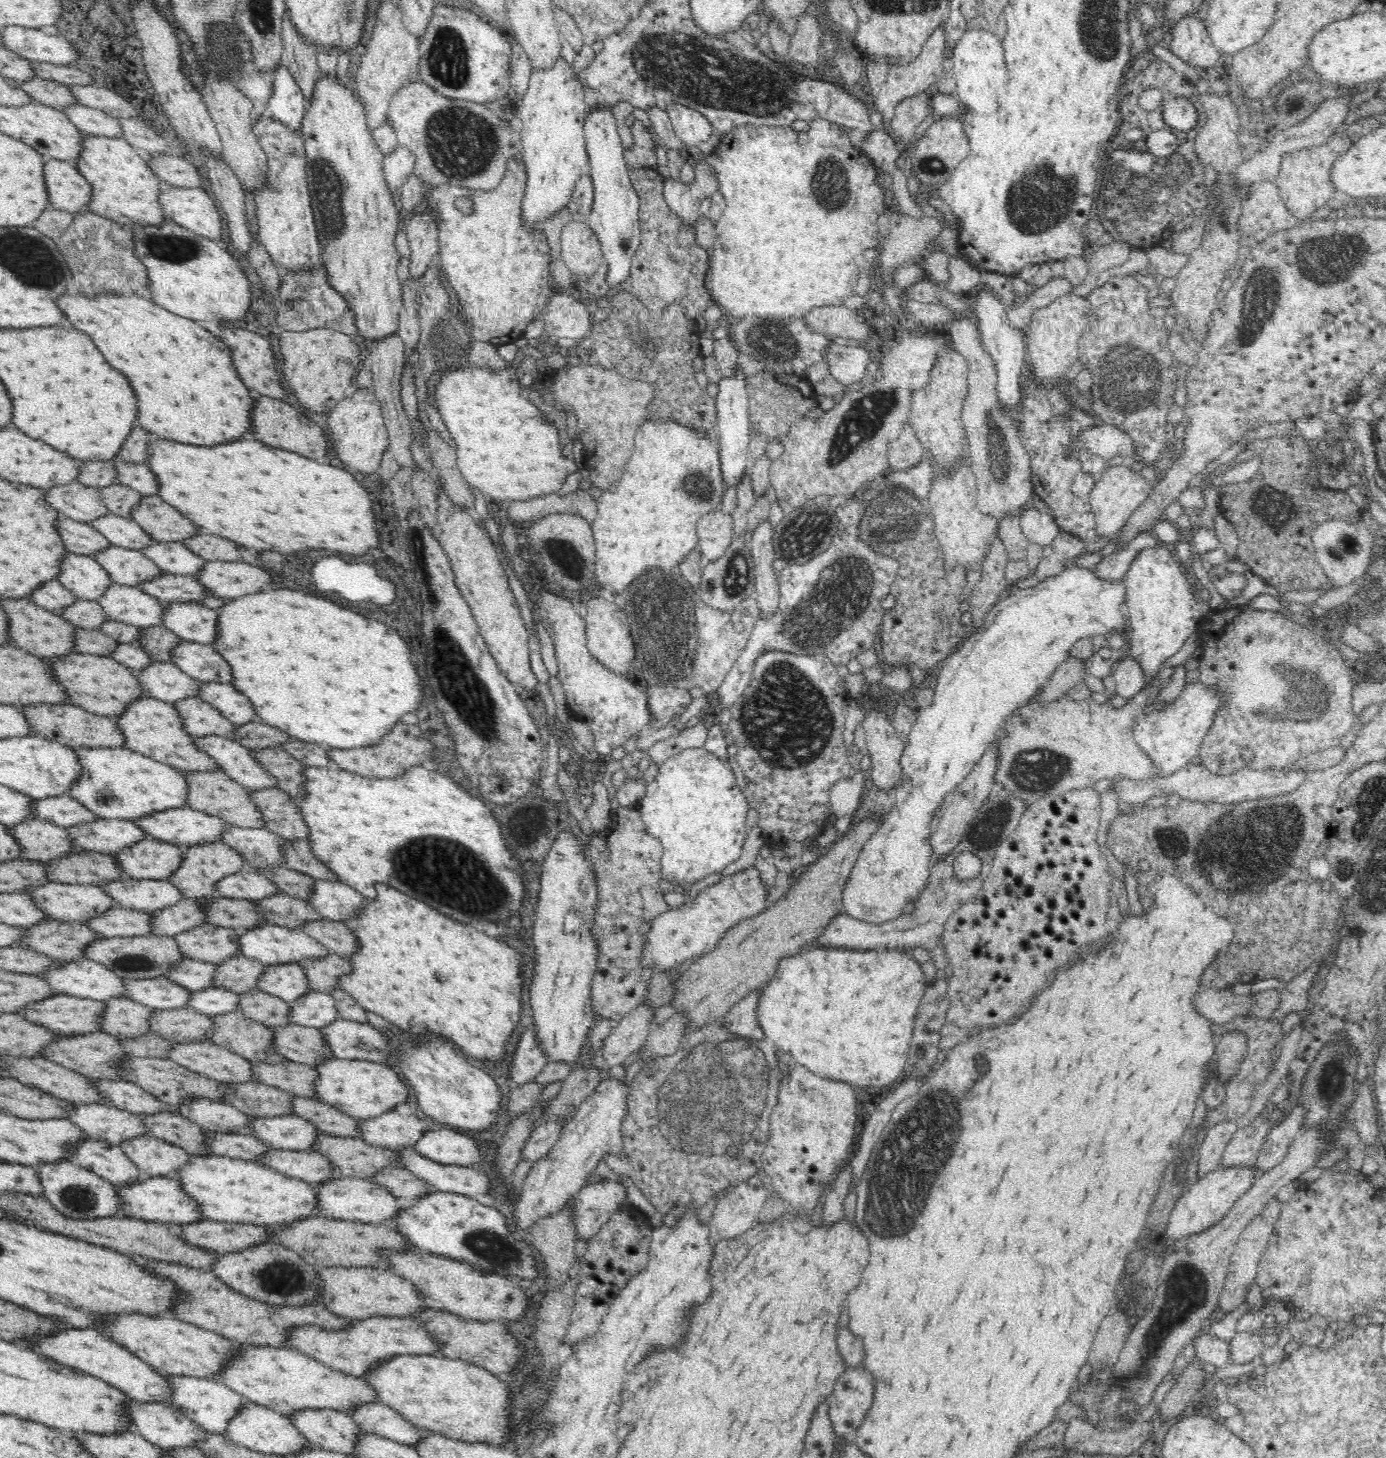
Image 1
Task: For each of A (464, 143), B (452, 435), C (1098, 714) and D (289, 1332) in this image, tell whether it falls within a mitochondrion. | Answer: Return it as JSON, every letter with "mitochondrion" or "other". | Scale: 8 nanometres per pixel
{"A":"mitochondrion","B":"other","C":"other","D":"other"}

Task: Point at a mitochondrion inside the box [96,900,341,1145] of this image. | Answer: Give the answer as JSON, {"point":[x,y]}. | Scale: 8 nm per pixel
{"point":[130,962]}

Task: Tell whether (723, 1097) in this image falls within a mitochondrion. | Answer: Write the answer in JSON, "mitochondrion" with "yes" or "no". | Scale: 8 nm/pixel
{"mitochondrion":"yes"}

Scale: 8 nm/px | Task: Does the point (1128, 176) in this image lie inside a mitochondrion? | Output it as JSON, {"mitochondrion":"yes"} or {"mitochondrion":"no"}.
{"mitochondrion":"yes"}

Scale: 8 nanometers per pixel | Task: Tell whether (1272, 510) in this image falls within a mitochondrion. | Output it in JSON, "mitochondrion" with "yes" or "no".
{"mitochondrion":"yes"}

